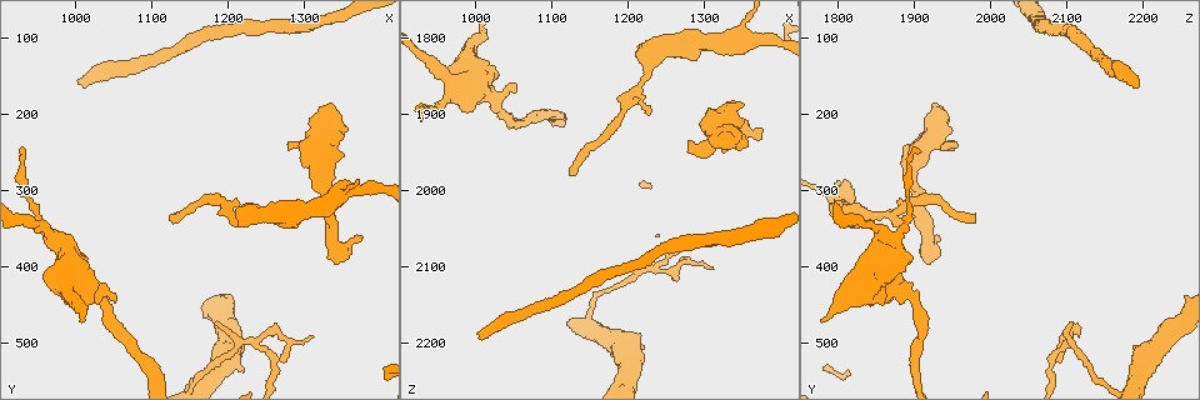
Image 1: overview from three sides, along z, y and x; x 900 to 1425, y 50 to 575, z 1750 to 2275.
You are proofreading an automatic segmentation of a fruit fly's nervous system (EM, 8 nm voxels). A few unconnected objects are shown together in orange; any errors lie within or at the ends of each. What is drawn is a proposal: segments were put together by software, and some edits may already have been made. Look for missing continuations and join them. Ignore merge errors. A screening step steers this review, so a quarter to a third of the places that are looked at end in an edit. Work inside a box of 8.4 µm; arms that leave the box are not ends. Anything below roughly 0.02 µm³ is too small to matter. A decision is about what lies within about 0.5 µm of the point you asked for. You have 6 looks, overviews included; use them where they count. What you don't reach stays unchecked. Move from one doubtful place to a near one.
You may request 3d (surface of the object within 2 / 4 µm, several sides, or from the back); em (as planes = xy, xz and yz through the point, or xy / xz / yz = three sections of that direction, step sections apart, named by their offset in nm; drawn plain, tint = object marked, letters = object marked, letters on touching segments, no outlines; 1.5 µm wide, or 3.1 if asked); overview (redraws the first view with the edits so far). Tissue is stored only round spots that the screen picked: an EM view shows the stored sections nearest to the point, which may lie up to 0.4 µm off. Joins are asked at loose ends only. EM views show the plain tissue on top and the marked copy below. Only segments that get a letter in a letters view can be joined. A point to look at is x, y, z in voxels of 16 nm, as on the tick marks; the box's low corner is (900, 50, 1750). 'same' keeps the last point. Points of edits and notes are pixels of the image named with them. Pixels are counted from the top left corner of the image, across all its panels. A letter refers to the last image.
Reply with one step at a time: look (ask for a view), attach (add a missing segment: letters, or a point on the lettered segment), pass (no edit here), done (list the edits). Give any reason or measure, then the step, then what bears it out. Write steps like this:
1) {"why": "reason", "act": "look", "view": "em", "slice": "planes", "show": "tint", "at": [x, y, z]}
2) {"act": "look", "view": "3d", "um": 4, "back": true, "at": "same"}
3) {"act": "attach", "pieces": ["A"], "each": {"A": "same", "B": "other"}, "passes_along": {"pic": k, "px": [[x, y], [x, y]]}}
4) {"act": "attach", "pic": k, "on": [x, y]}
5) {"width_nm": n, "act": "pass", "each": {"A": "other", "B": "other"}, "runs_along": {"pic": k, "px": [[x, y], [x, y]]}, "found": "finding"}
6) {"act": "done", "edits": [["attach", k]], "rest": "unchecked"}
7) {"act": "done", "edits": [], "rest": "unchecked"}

{"why": "free end", "act": "look", "view": "em", "slice": "planes", "show": "letters", "at": [1340, 255, 1885]}

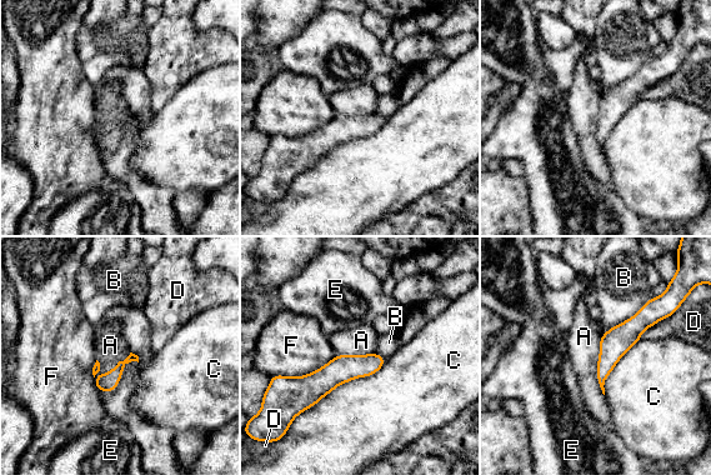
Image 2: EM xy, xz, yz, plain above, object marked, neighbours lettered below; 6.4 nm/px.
{"act": "pass", "each": {"A": "other", "B": "other", "C": "other", "D": "other", "E": "other", "F": "other"}, "border": {"pic": 2, "px": [[600, 335], [596, 380], [604, 395]]}, "found": "no lettered segment goes on from it"}

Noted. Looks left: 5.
{"act": "look", "view": "em", "slice": "planes", "show": "tint", "at": [1125, 340, 1980]}

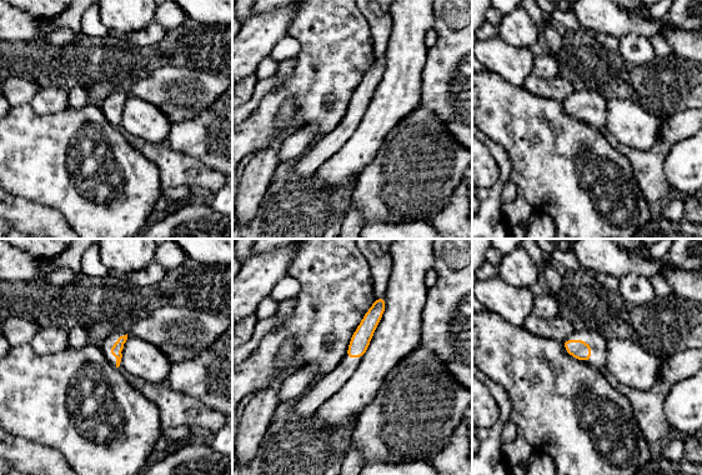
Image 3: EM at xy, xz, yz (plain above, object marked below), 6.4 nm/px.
{"why": "see the neighbours", "act": "look", "view": "em", "slice": "planes", "show": "letters", "at": "same"}

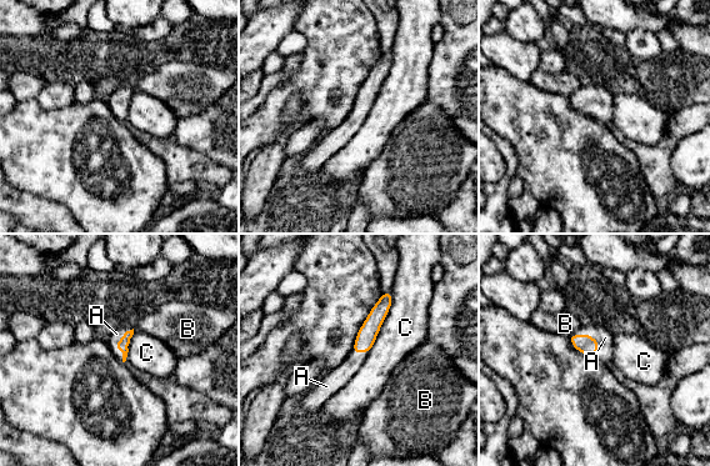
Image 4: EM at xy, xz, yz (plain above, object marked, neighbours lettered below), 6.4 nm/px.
{"width_nm": 80, "act": "attach", "pieces": ["A"], "each": {"A": "same", "B": "other", "C": "other"}, "passes_along": {"pic": 4, "px": [[585, 344], [594, 339], [605, 337]]}, "found": "it goes on there"}

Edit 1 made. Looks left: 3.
{"why": "free end", "act": "look", "view": "em", "slice": "xy", "step": 4, "show": "letters", "at": [1010, 165, 2195]}

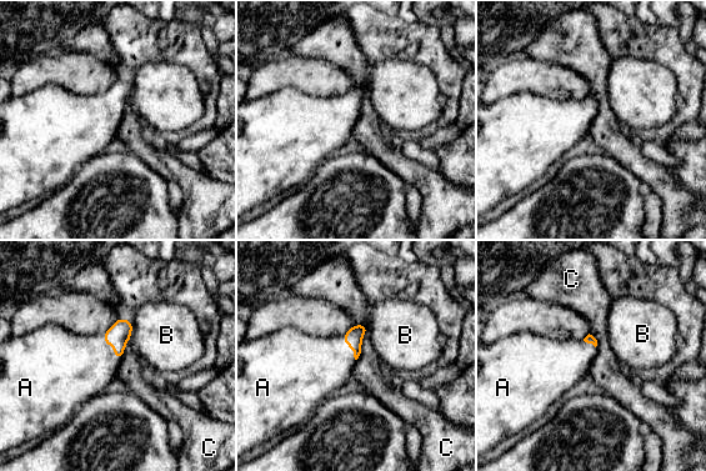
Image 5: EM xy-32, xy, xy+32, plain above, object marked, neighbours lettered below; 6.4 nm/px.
{"act": "attach", "pieces": ["A"], "each": {"A": "same", "B": "other", "C": "other"}, "found": "the cell continues"}

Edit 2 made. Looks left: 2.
{"act": "done", "edits": [["attach", 4], ["attach", 5]], "rest": "unchecked"}

